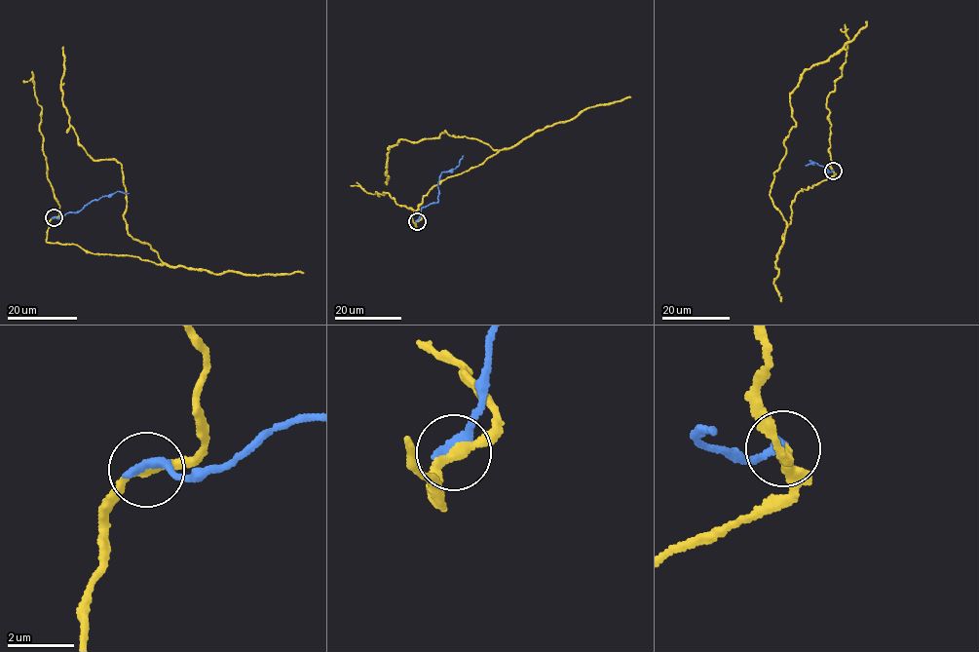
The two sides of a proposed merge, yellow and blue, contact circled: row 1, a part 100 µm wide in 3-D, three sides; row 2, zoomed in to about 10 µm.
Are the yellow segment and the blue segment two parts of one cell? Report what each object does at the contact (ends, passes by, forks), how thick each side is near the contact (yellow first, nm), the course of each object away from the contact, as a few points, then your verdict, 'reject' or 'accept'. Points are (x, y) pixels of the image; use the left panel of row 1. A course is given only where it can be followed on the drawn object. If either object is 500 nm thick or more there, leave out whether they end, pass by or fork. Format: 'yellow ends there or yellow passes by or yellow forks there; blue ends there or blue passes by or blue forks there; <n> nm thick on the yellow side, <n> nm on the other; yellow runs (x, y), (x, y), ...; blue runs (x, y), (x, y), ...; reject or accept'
yellow passes by; blue ends there; 240 nm thick on the yellow side, 360 nm on the other; yellow runs (53, 217), (48, 243), (161, 263), (128, 233), (121, 165), (94, 160), (69, 125), (61, 98), (63, 47); blue runs (53, 217), (76, 212), (101, 196), (119, 191), (129, 193); reject

